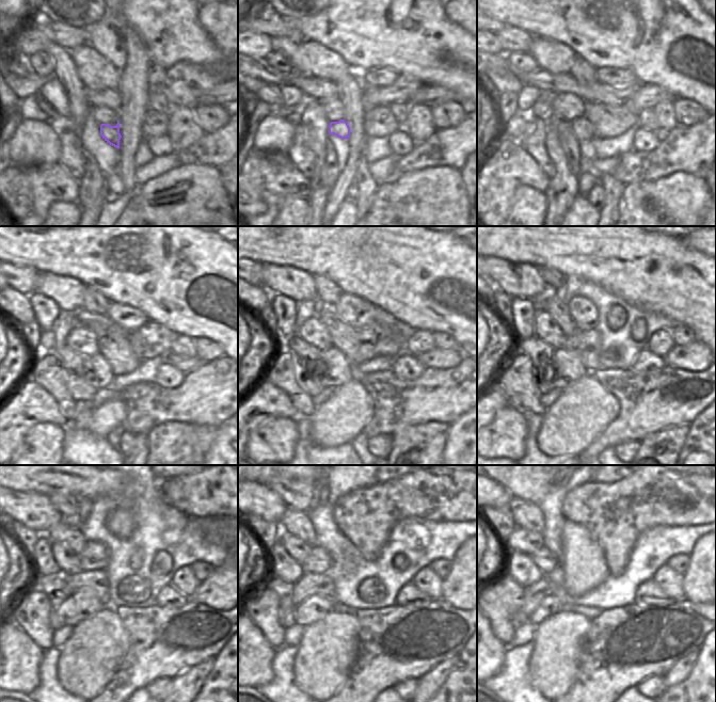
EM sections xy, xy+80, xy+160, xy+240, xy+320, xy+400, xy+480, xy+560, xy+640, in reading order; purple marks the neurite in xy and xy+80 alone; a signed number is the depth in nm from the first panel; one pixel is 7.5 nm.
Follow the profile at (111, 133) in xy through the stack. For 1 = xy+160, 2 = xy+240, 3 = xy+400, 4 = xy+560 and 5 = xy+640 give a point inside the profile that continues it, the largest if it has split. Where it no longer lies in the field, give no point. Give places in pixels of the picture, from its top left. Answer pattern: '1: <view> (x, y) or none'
1: xy+160 (583, 129)
2: xy+240 (104, 373)
3: xy+400 (571, 367)
4: xy+560 (315, 608)
5: xy+640 (551, 605)

